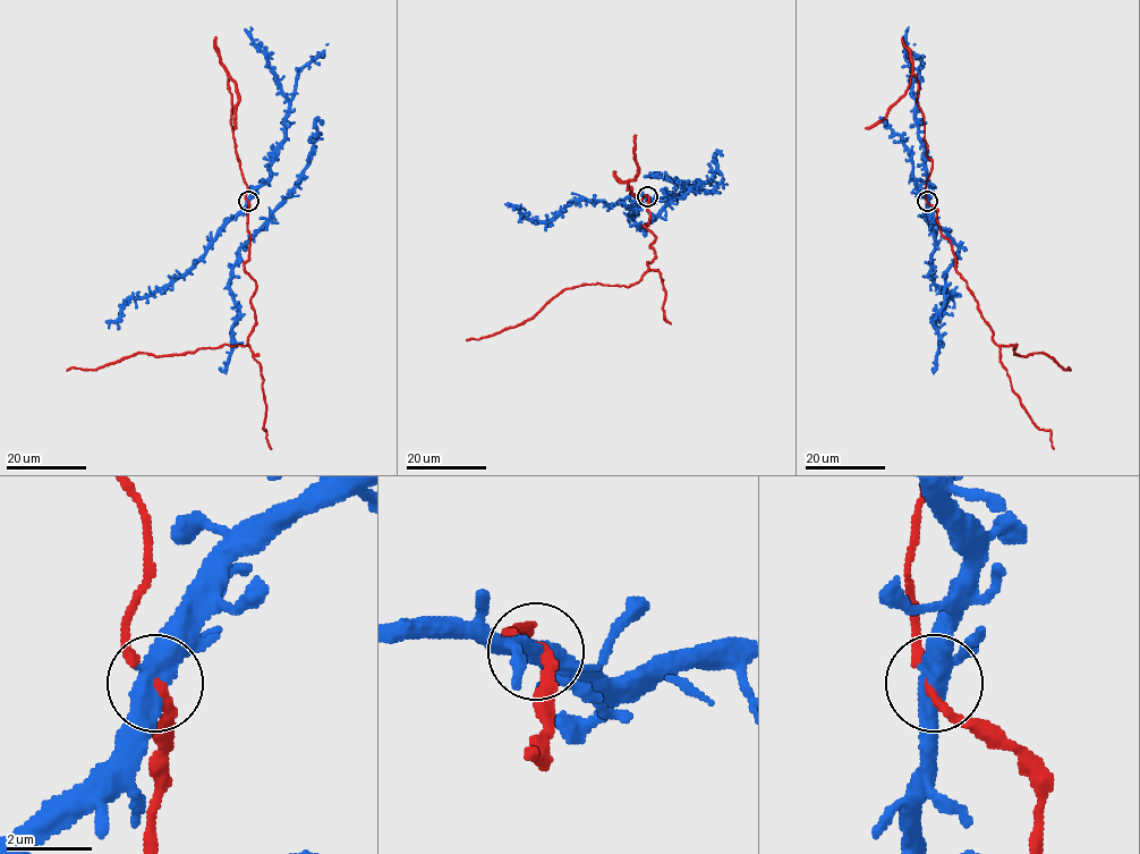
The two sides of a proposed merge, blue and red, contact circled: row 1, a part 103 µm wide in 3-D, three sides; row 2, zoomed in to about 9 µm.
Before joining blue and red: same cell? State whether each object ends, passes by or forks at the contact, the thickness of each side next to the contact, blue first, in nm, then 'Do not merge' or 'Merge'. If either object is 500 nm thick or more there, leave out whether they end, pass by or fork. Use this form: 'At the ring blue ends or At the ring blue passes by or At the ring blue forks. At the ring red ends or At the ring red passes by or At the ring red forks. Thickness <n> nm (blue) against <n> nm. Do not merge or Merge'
At the ring blue forks. At the ring red passes by. Thickness 440 nm (blue) against 180 nm. Do not merge

